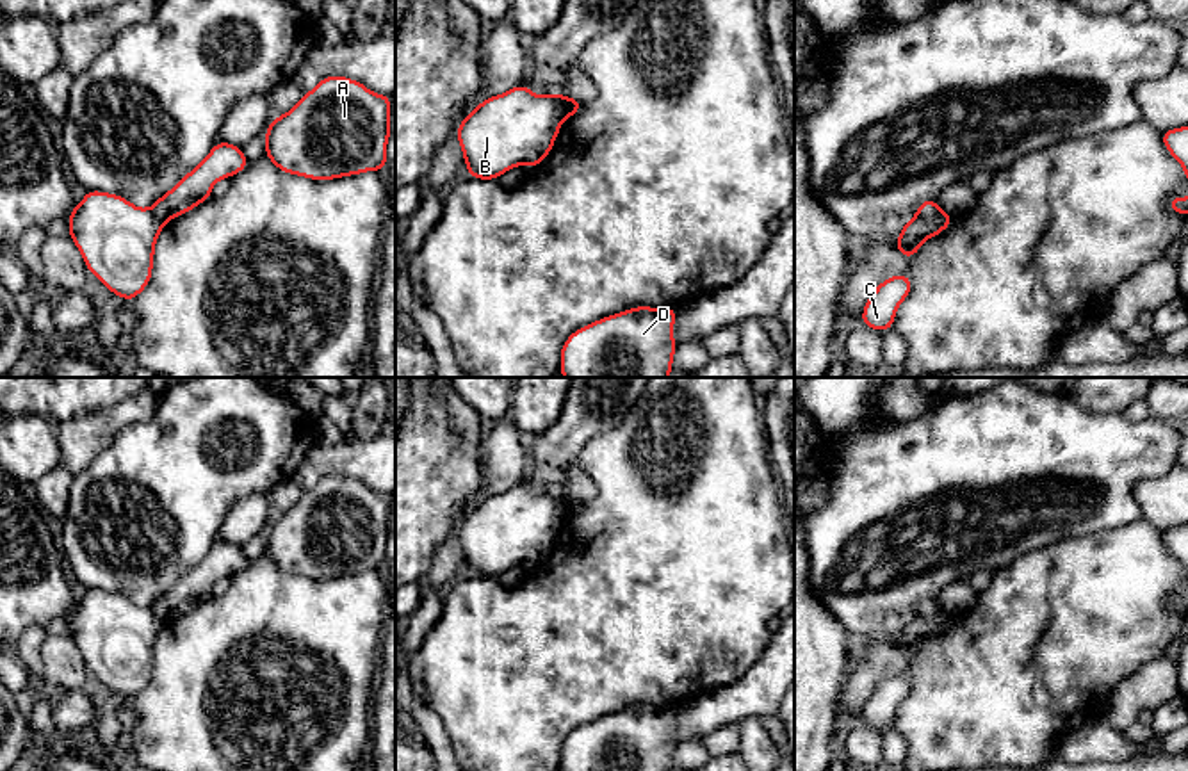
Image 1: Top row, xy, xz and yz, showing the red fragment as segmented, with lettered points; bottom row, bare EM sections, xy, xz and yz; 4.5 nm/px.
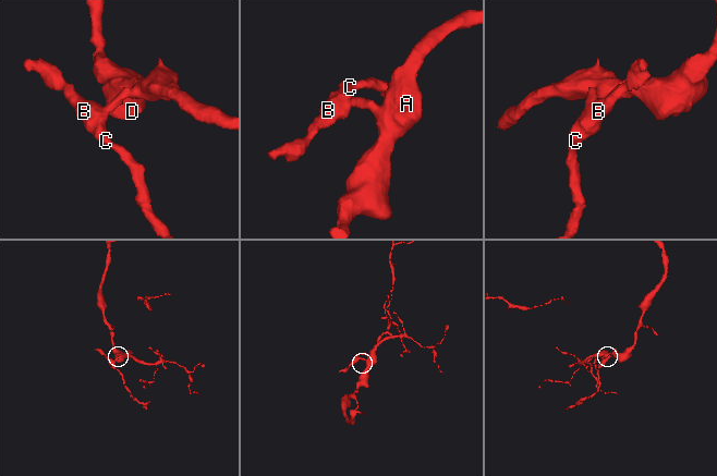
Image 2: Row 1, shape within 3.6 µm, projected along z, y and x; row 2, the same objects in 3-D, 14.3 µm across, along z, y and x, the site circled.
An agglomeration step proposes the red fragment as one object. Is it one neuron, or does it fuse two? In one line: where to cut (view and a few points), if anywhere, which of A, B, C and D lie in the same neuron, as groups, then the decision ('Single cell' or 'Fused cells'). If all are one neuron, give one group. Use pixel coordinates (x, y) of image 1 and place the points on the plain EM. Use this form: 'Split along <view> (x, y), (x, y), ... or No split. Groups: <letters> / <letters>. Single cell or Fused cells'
Split along xz (561, 494), (558, 508), (561, 520). Groups: A D / B C. Fused cells

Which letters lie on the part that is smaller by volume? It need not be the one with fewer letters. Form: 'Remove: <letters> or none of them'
Remove: B, C

